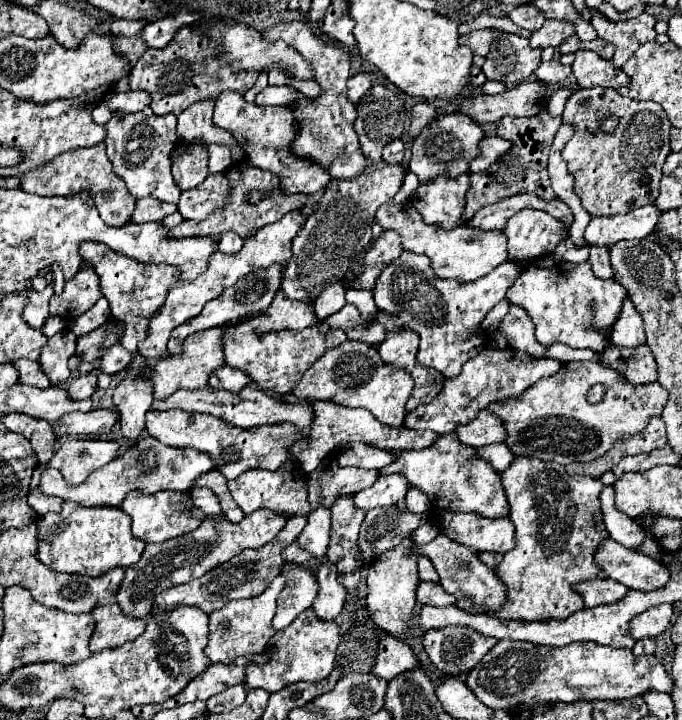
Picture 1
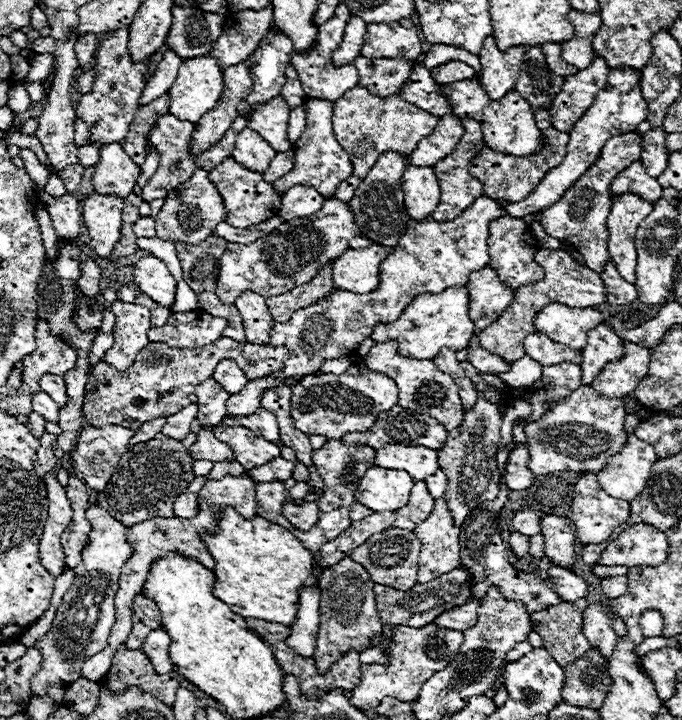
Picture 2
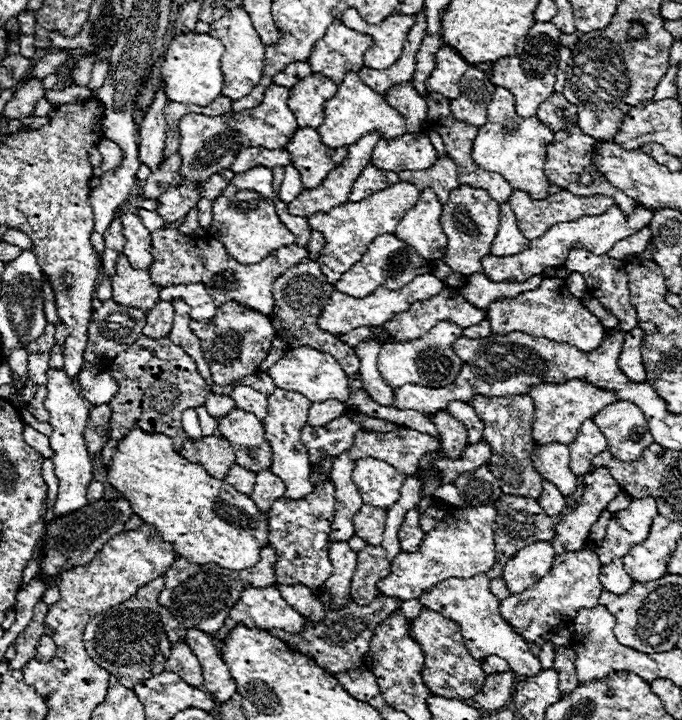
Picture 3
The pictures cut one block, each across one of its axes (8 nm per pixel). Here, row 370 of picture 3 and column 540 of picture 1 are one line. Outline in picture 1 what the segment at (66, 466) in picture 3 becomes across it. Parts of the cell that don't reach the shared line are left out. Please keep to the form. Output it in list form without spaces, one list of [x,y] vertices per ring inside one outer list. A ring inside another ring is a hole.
[[[506,34],[498,42],[494,42],[486,64],[482,66],[482,72],[488,80],[516,86],[530,80],[540,62],[542,50],[532,48],[528,38],[522,38],[518,34]]]

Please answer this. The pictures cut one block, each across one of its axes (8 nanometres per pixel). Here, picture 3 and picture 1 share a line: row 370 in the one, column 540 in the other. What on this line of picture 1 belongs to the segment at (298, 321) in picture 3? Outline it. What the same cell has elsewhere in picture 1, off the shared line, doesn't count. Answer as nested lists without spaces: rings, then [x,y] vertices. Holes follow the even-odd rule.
[[[514,304],[510,306],[510,312],[504,316],[498,330],[502,336],[508,338],[508,344],[514,350],[528,352],[534,358],[542,358],[544,352],[548,350],[546,346],[538,344],[538,340],[534,336],[534,324],[528,318],[526,310],[520,306],[514,306]]]

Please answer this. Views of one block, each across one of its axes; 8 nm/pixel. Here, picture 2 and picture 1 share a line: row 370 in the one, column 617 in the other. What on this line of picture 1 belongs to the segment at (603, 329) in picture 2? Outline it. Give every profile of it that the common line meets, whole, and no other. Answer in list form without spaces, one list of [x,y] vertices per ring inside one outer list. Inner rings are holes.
[[[596,578],[596,580],[578,582],[578,584],[574,584],[574,588],[578,594],[582,594],[588,608],[618,602],[628,592],[626,586],[622,586],[620,582],[614,582],[610,578]]]

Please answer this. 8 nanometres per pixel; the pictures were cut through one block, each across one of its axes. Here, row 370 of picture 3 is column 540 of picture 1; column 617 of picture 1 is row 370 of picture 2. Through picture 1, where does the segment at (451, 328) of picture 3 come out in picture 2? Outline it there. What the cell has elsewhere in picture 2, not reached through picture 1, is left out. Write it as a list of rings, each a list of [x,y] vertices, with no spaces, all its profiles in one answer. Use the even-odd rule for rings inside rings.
[[[376,342],[370,348],[370,354],[364,358],[364,364],[372,372],[386,374],[388,378],[396,382],[398,392],[400,392],[398,406],[416,410],[420,414],[430,414],[436,420],[440,420],[448,430],[454,430],[456,426],[460,426],[464,420],[464,408],[462,408],[460,394],[458,394],[460,388],[454,382],[454,378],[438,370],[438,366],[432,360],[410,360],[410,358],[398,356],[396,348],[398,348],[396,342]]]

